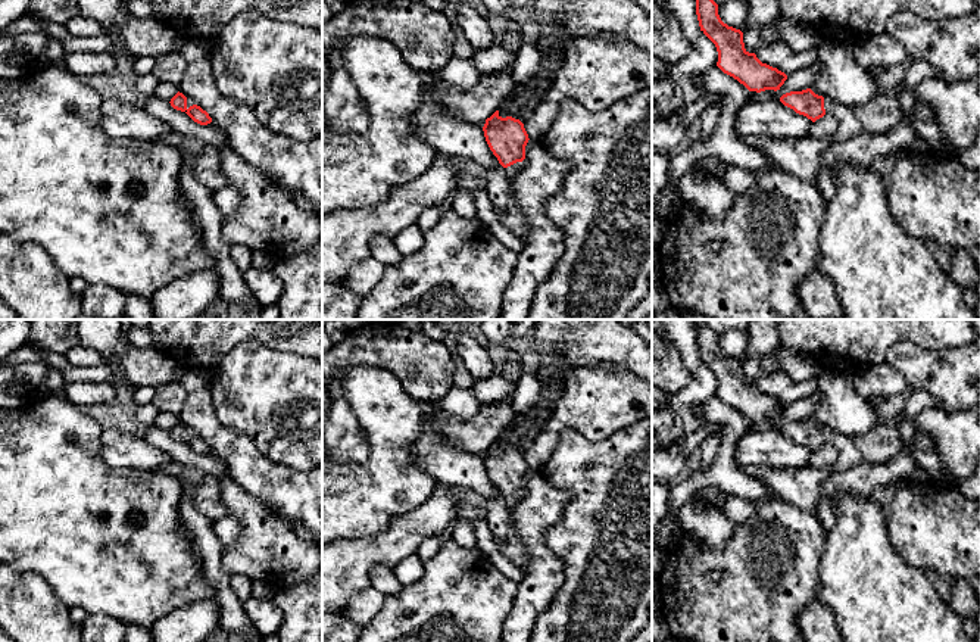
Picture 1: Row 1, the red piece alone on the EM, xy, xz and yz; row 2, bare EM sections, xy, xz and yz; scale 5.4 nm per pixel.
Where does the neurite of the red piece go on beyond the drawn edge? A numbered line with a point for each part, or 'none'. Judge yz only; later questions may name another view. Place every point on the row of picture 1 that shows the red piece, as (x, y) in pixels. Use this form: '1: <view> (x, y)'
1: yz (849, 125)

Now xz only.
1: xz (512, 171)

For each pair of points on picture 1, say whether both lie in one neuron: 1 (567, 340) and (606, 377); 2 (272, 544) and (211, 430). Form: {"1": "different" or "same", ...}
{"1": "different", "2": "different"}

